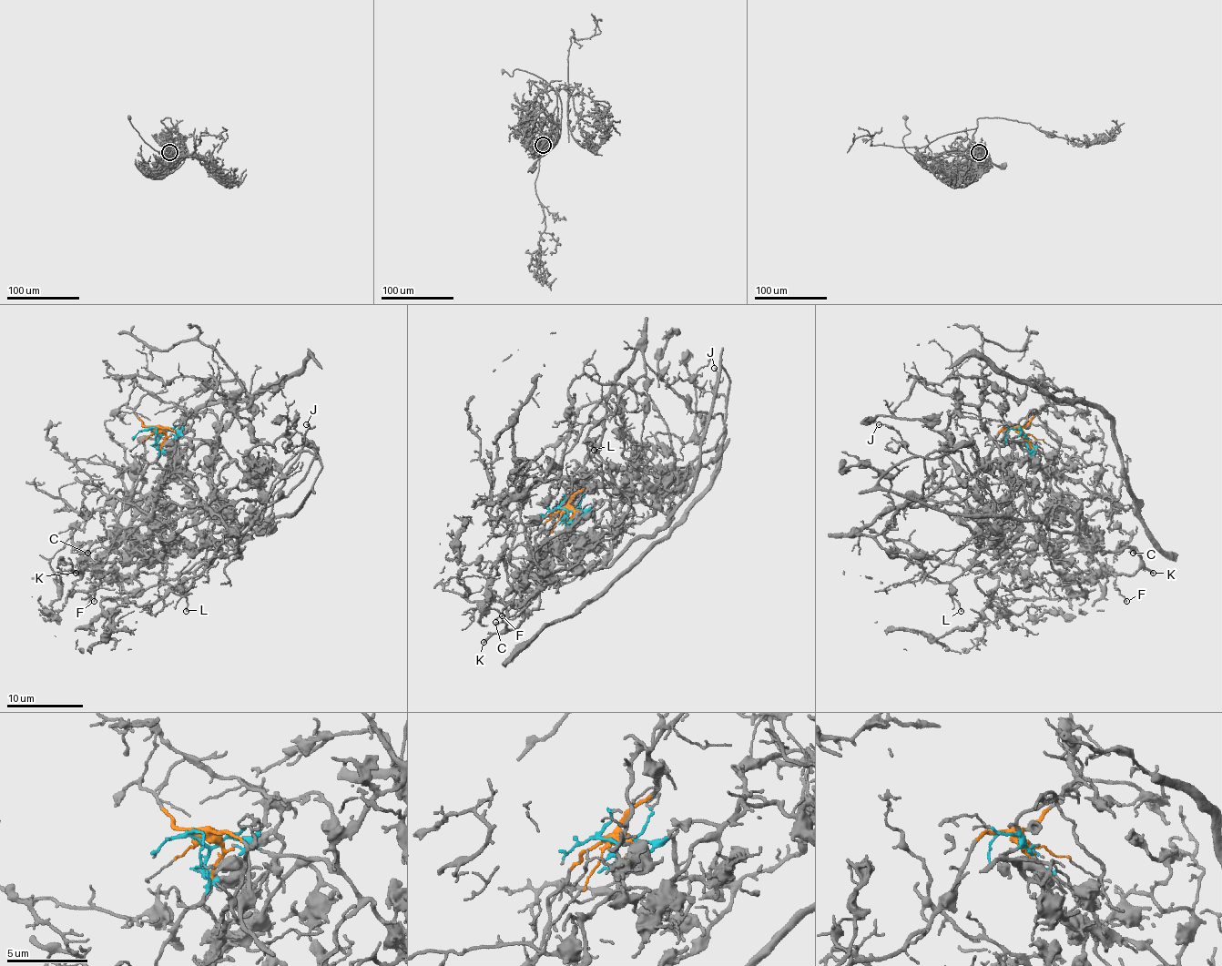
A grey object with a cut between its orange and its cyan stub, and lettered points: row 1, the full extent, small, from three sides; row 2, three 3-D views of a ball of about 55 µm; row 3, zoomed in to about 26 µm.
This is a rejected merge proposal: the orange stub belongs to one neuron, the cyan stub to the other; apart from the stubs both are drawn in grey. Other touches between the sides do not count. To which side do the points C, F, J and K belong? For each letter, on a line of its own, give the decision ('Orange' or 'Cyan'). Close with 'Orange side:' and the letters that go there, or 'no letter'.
C: Cyan
F: Cyan
J: Cyan
K: Cyan
Orange side: no letter

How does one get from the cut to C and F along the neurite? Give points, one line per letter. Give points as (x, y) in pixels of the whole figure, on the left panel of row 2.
C: (157, 432), (157, 464), (167, 474), (186, 474), (188, 493), (203, 508), (178, 513), (128, 550), (86, 552)
F: (157, 432), (157, 464), (186, 474), (188, 493), (203, 508), (106, 554), (94, 602)

